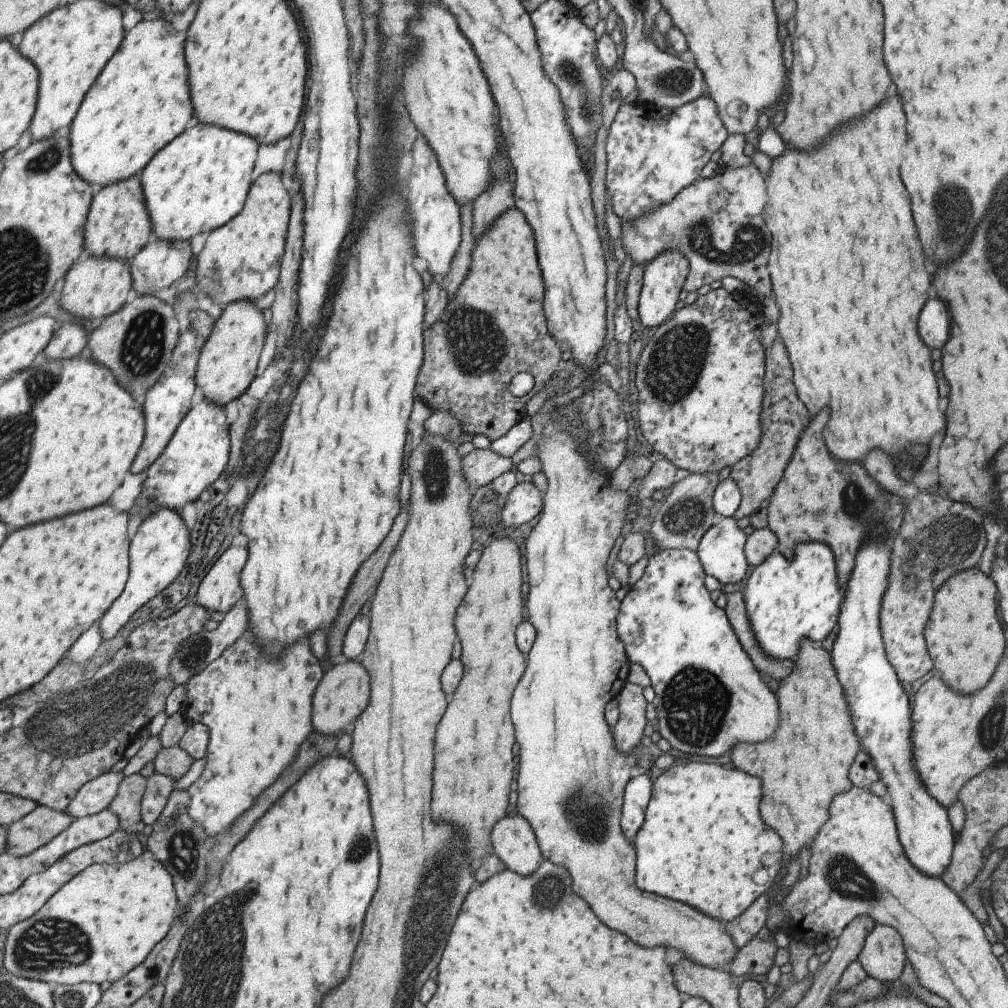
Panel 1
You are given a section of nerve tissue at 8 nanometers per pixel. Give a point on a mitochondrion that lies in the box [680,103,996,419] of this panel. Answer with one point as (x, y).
(952, 207)

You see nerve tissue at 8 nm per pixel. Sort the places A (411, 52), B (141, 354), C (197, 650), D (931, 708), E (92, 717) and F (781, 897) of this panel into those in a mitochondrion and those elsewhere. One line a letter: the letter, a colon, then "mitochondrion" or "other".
A: other
B: mitochondrion
C: mitochondrion
D: other
E: mitochondrion
F: other

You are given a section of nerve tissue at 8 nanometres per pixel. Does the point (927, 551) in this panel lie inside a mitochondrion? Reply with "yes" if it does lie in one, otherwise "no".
yes

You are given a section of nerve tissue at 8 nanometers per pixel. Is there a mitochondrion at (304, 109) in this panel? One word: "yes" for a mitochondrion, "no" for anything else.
no

